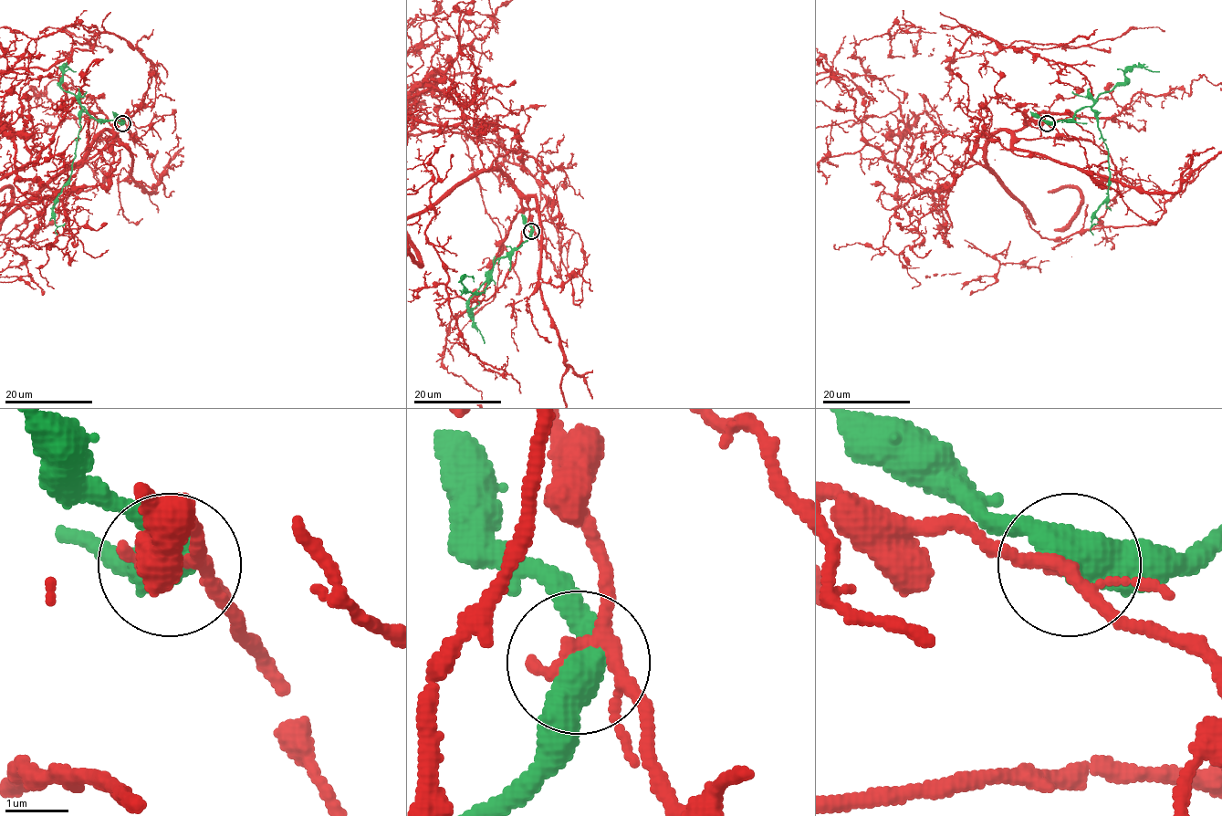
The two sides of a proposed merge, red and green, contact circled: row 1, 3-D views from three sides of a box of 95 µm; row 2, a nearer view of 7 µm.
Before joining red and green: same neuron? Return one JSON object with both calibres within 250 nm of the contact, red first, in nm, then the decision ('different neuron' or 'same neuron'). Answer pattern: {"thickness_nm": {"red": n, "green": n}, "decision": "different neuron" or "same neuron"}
{"thickness_nm": {"red": 220, "green": 480}, "decision": "different neuron"}

